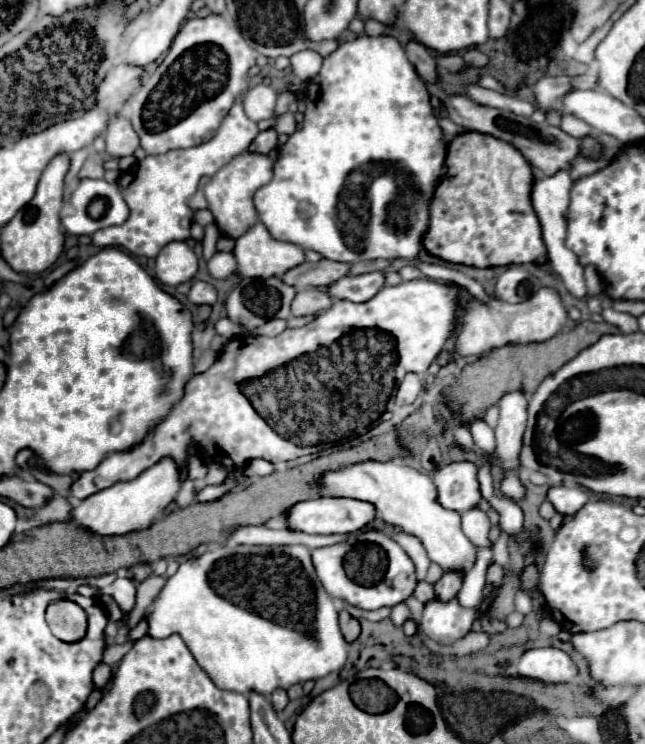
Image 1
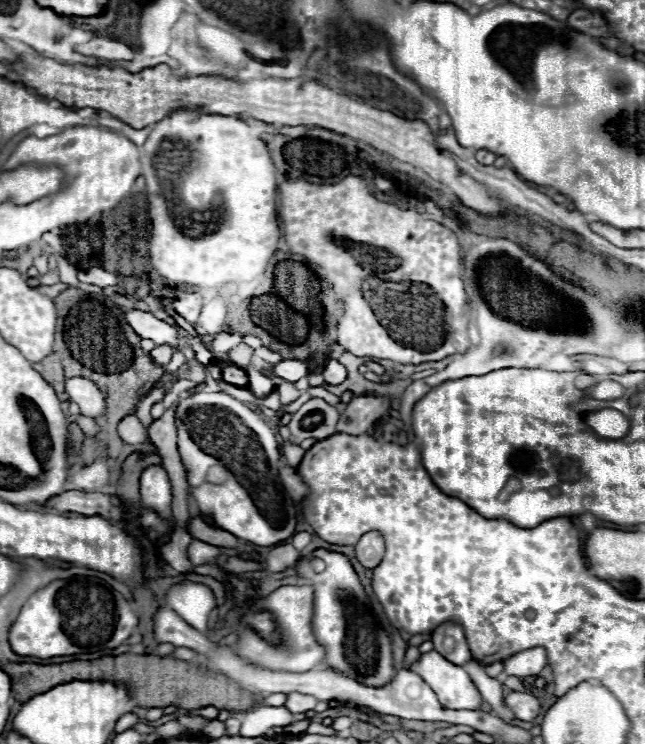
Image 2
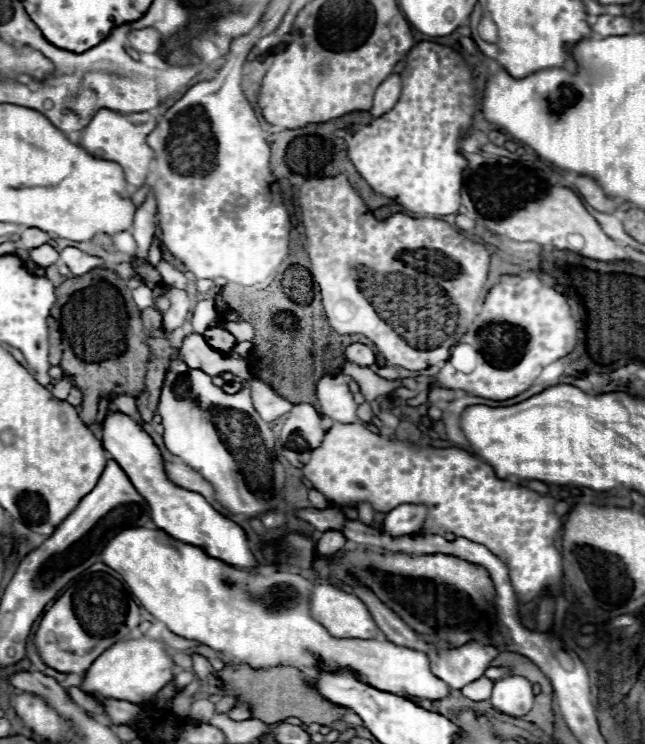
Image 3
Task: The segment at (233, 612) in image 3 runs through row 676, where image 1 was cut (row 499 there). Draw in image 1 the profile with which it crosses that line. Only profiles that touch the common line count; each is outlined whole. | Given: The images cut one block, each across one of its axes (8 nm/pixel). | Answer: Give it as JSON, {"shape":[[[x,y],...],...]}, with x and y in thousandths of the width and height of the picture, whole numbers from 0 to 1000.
{"shape":[[[614,618],[605,621],[558,621],[549,626],[505,634],[496,642],[502,653],[496,667],[536,667],[567,672],[583,680],[583,694],[595,702],[623,710],[654,726],[670,755],[682,758],[691,769],[722,772],[738,755],[738,734],[719,720],[713,707],[713,688],[691,685],[679,675],[679,659],[664,637],[633,629]]]}

